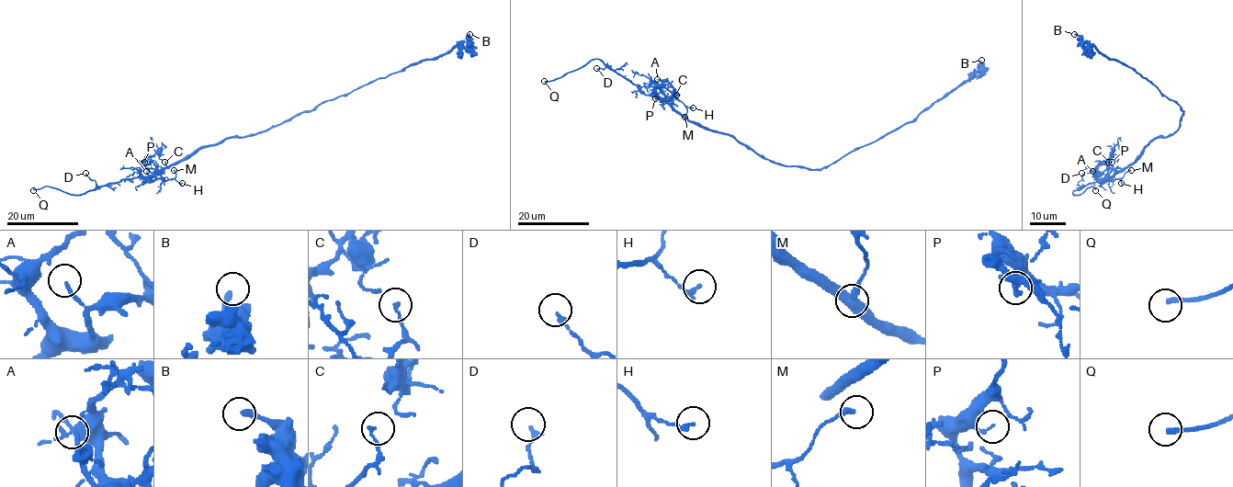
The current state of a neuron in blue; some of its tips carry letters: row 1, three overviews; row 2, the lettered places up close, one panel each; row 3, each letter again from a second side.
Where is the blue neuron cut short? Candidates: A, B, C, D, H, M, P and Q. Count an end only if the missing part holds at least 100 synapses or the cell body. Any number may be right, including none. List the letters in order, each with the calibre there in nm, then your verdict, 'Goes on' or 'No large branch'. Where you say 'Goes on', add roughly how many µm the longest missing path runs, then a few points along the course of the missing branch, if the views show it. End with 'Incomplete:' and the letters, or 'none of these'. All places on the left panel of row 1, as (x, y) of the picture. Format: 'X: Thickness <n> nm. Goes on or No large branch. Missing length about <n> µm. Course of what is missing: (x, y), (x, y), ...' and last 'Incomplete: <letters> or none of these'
A: Thickness 150 nm. No large branch
B: Thickness 260 nm. No large branch
C: Thickness 100 nm. No large branch
D: Thickness 200 nm. No large branch
H: Thickness 190 nm. No large branch
M: Thickness 160 nm. No large branch
P: Thickness 140 nm. No large branch
Q: Thickness 220 nm. Goes on. Missing length about 3 µm
Incomplete: Q

